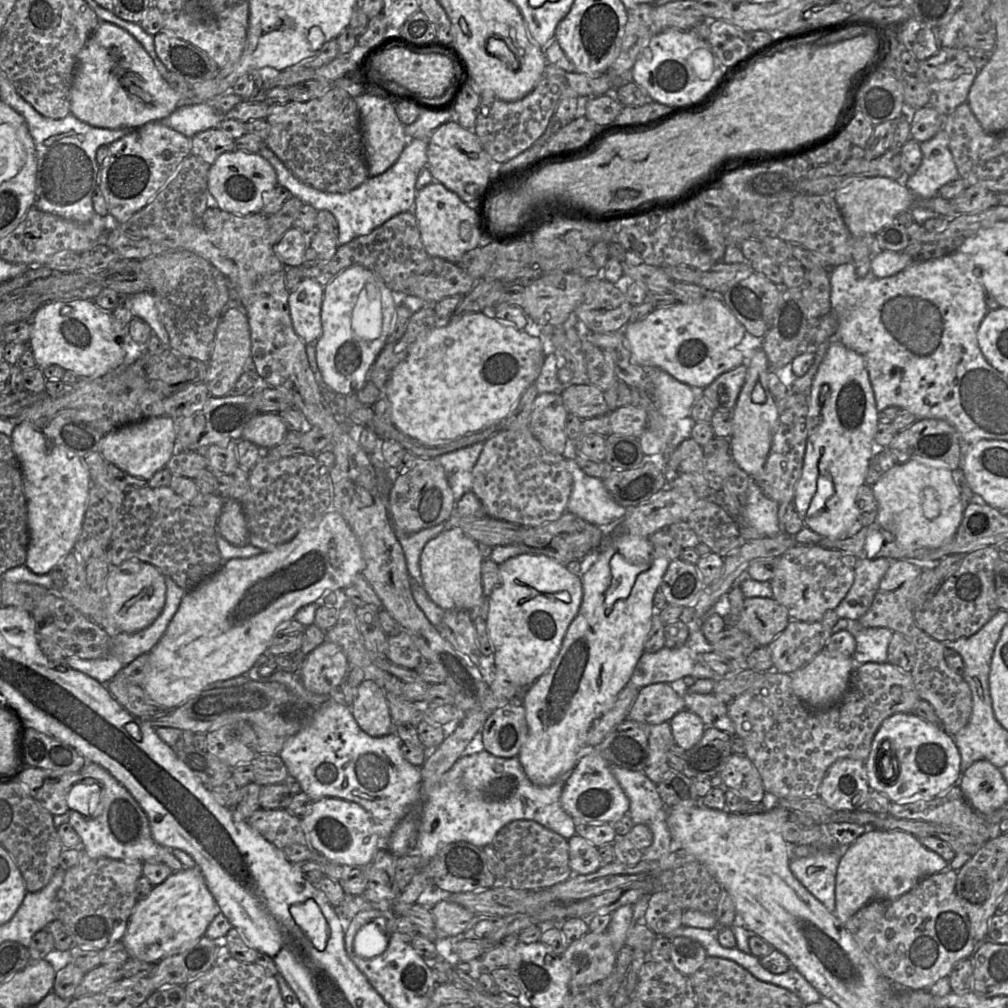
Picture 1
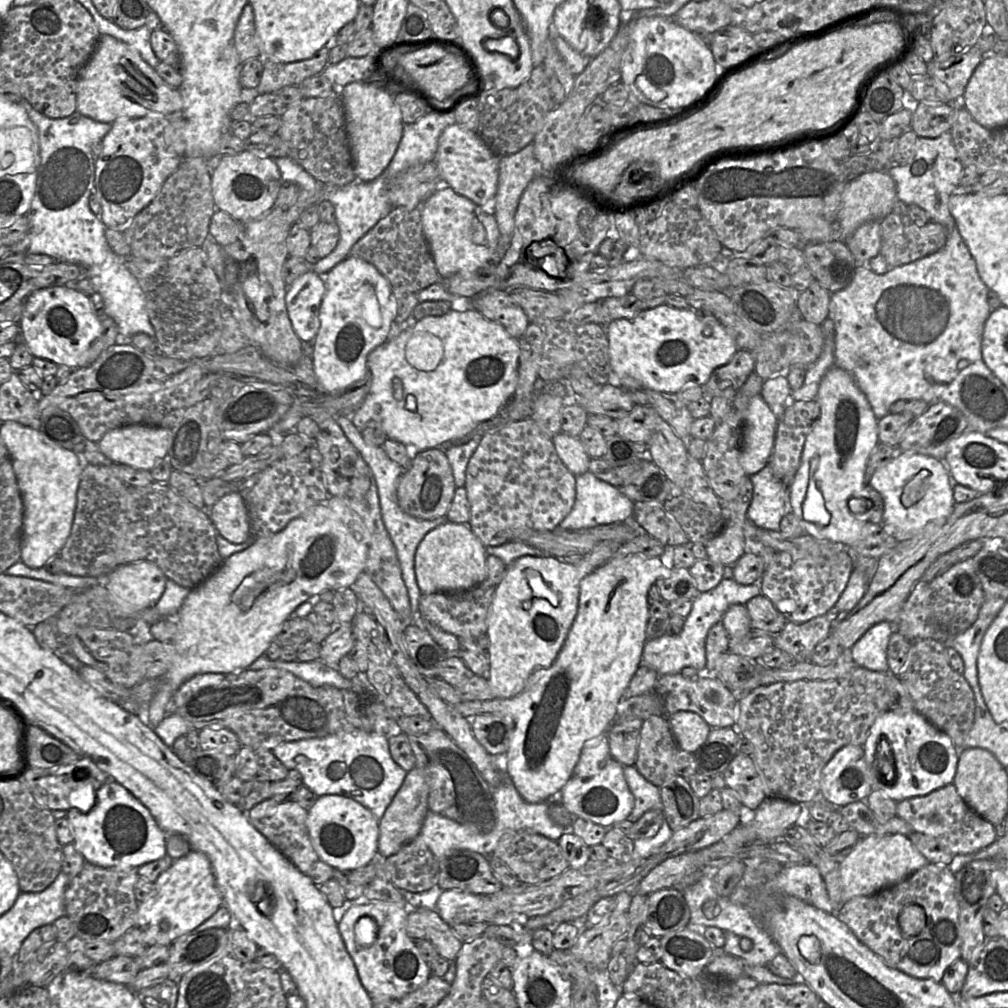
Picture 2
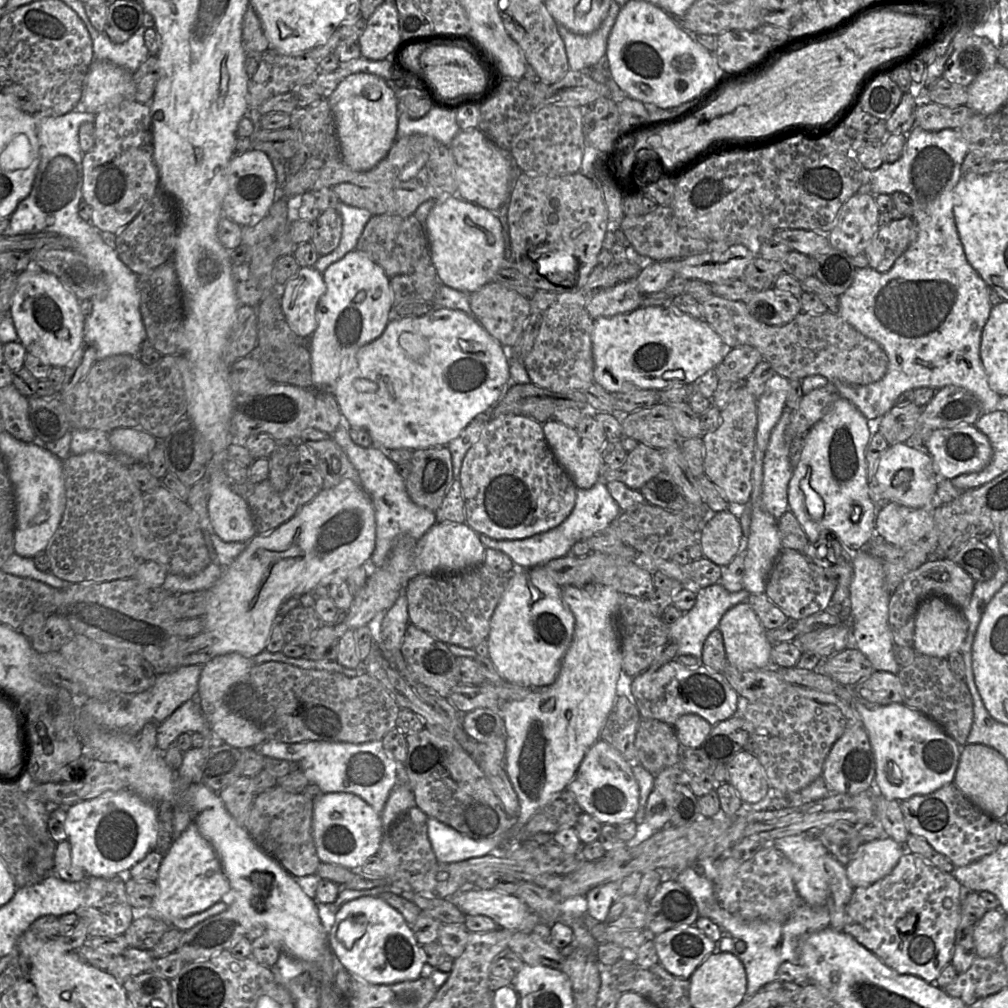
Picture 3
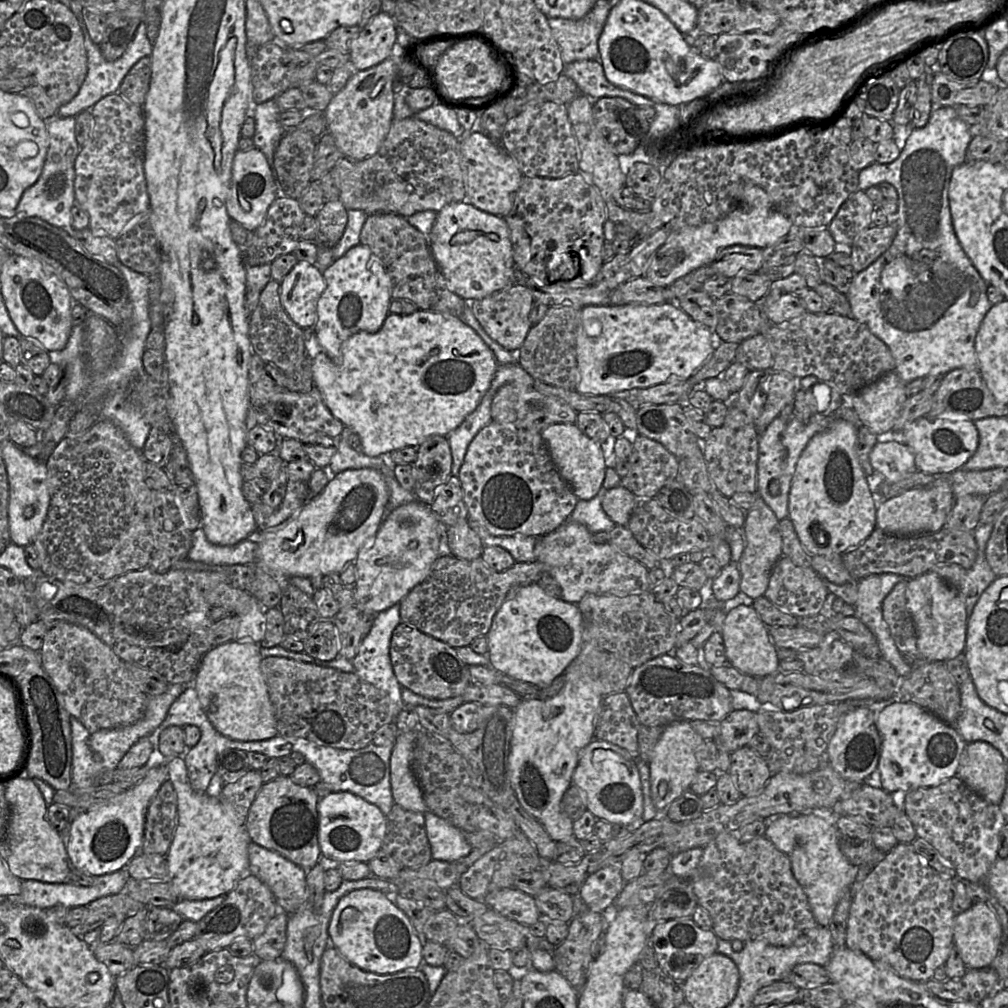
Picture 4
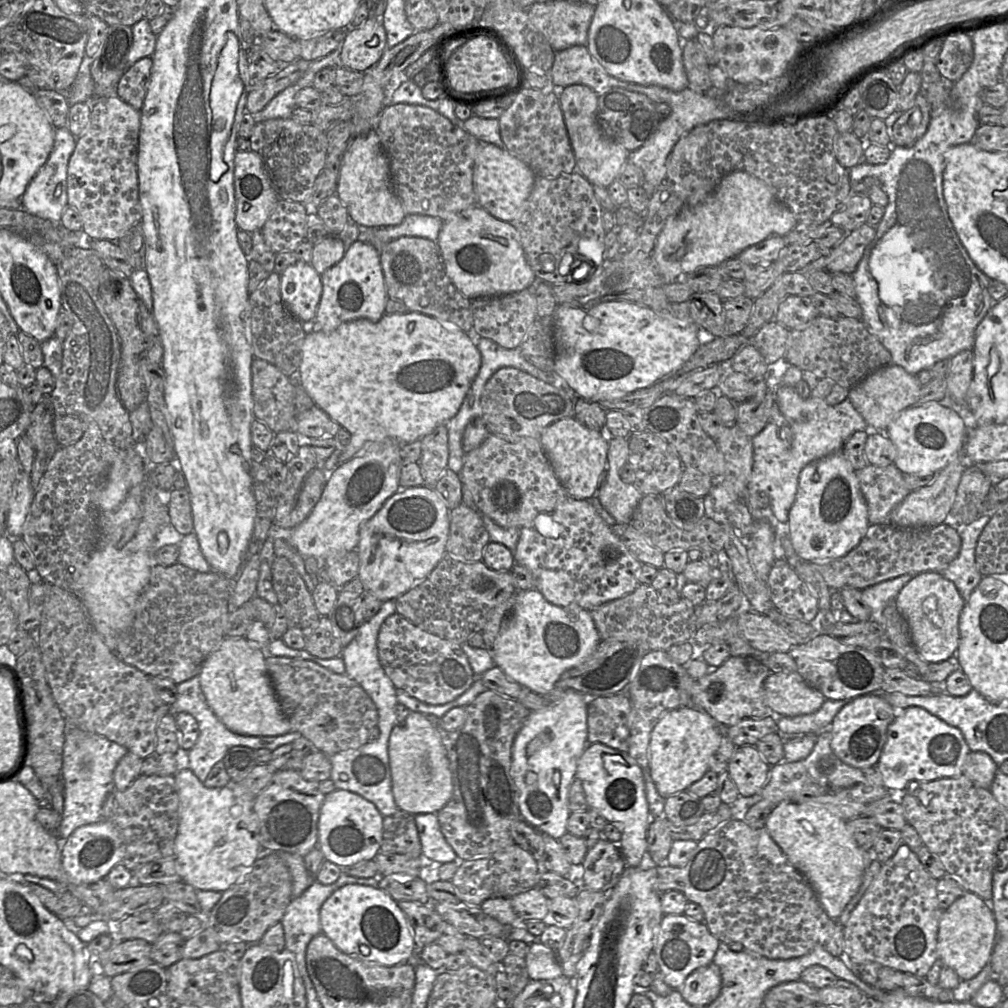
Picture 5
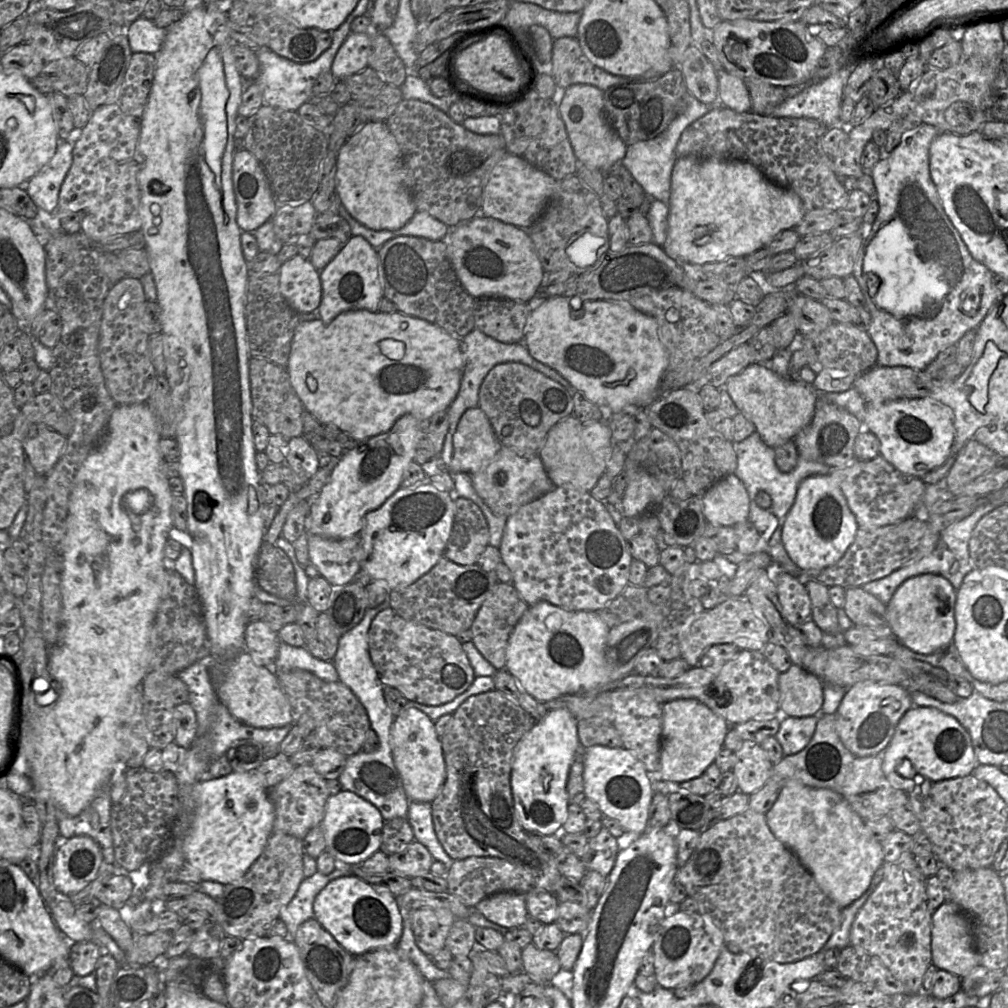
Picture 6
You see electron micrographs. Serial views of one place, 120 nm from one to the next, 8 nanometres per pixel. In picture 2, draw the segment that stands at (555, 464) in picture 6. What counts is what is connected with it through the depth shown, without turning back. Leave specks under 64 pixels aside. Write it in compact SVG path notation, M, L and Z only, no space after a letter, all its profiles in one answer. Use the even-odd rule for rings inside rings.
M560 432L552 437L552 443L557 455L572 474L580 475L588 471L591 457L578 437Z

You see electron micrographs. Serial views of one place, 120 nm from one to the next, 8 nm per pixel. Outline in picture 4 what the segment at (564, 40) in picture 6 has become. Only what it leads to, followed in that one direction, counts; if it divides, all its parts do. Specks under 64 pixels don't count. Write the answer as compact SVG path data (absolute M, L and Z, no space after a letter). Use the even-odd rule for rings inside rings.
M598 59L575 61L565 64L563 74L571 78L581 94L597 100L602 97L621 97L637 106L648 106L648 101L638 98L624 88L614 85L605 76Z

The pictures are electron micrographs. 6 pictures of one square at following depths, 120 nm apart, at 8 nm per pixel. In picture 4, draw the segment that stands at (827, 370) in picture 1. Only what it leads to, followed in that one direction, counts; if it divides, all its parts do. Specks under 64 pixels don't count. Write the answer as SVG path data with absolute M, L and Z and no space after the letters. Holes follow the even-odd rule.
M838 419L810 439L796 464L788 517L803 548L811 556L832 552L843 554L857 548L877 527L877 505L856 453L857 434L853 424Z

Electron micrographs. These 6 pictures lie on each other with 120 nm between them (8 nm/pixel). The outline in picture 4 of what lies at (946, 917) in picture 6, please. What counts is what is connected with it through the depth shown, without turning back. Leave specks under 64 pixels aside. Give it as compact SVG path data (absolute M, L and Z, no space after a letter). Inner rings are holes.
M974 902L955 917L953 946L967 969L990 966L1002 945L1002 928L997 914L985 902Z

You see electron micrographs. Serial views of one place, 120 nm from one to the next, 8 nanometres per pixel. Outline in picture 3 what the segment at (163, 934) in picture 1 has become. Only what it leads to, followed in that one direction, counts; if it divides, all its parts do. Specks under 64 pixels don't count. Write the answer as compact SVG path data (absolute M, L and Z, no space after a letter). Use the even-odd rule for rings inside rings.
M194 821L173 840L159 867L156 884L157 893L151 907L160 919L168 922L178 918L185 918L210 908L231 889L215 849L200 833Z

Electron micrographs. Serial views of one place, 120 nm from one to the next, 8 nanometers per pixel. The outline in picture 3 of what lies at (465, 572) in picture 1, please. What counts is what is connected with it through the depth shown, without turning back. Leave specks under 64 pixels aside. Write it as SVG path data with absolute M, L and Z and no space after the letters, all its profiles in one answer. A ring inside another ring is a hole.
M436 523L416 545L415 569L421 574L458 573L484 562L486 547L467 523Z

